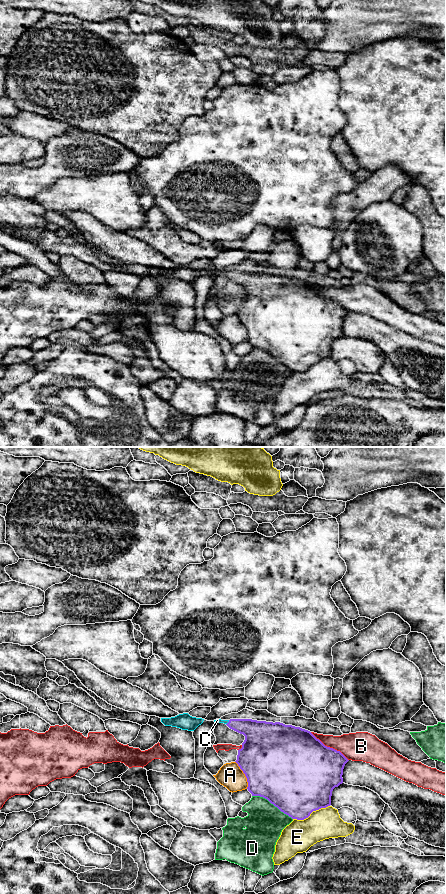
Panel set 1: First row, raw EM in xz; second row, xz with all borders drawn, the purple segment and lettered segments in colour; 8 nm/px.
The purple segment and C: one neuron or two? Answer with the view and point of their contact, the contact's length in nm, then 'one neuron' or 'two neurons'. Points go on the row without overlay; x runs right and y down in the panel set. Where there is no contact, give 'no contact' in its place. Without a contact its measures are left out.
contact xz (228, 274); length 50 nm; one neuron

